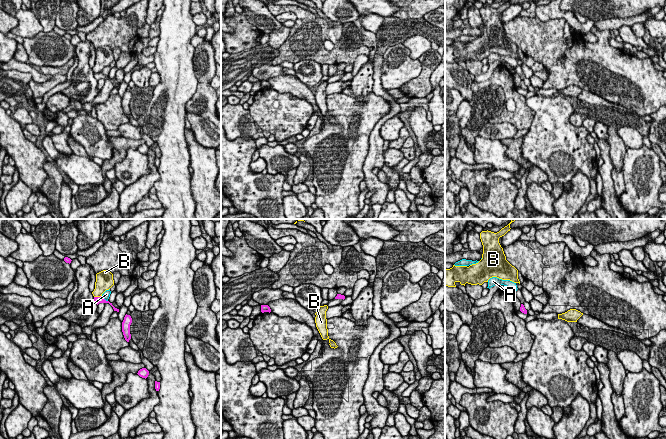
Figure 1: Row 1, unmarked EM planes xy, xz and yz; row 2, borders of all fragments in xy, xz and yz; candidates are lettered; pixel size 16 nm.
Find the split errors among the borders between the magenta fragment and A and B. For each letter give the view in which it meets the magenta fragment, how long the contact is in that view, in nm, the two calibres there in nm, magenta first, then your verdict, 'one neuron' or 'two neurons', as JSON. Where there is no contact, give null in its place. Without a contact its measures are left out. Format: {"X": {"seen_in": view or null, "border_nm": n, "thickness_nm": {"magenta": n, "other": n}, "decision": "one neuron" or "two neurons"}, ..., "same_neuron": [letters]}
{"A": {"seen_in": "xy", "border_nm": 150, "thickness_nm": {"magenta": 100, "other": 120}, "decision": "two neurons"}, "B": {"seen_in": "xy", "border_nm": 120, "thickness_nm": {"magenta": 100, "other": 240}, "decision": "two neurons"}, "same_neuron": []}

